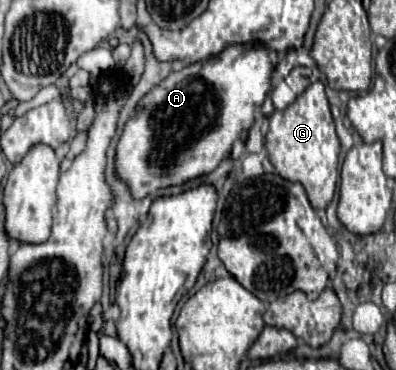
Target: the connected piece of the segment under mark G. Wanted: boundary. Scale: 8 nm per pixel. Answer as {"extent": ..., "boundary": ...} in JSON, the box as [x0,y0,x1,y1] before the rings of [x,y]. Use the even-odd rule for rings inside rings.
{"extent":[264,81,340,209],"boundary":[[[320,81],[312,83],[290,107],[284,111],[274,111],[268,123],[270,127],[264,145],[276,173],[286,181],[300,181],[306,189],[310,205],[314,209],[326,209],[336,191],[340,141],[334,131],[324,85]]]}

